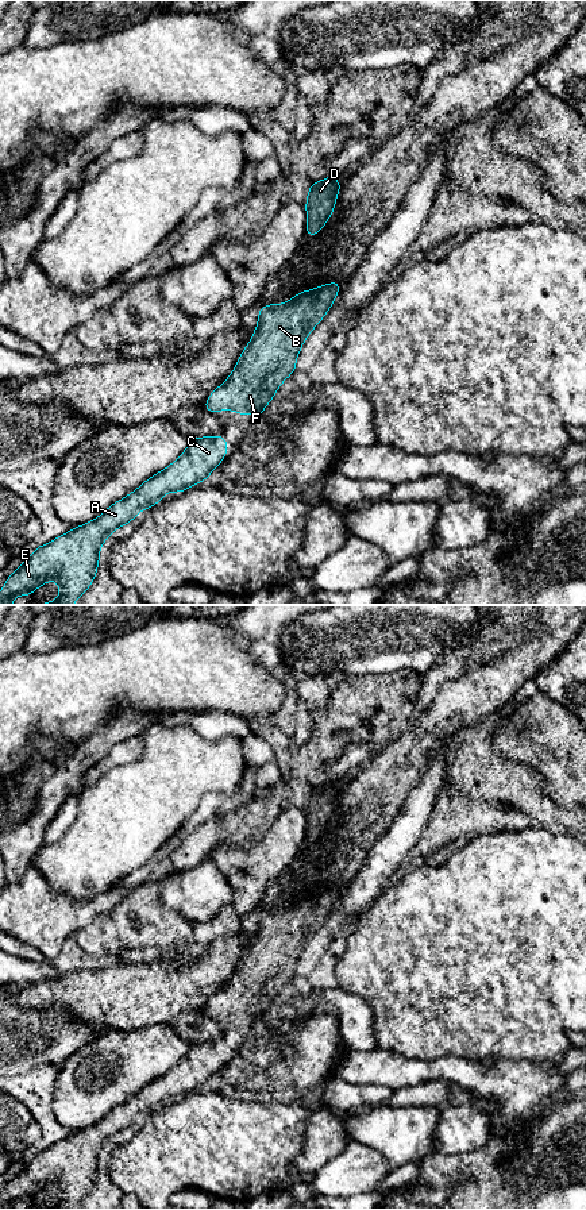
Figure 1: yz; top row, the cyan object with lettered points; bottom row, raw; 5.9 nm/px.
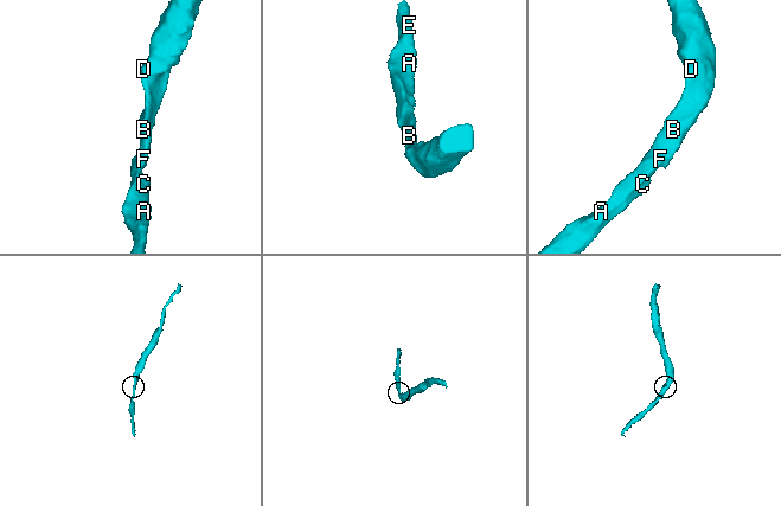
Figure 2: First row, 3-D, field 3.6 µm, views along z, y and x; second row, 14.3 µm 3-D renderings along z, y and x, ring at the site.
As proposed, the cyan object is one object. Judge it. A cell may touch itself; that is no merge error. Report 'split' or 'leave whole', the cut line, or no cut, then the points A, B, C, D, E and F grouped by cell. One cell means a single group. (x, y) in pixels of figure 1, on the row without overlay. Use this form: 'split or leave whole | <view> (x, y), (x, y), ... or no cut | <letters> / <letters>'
leave whole | no cut | A B C D E F

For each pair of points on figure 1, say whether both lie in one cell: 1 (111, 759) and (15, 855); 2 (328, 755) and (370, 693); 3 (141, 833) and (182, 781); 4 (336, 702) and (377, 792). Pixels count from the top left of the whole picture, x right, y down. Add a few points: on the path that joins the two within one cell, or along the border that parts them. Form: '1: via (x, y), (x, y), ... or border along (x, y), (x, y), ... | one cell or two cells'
1: border along (103, 758), (83, 777), (84, 785) | two cells
2: via (342, 740), (370, 708) | one cell
3: via (143, 820), (169, 794) | one cell
4: border along (389, 743), (361, 767) | two cells

